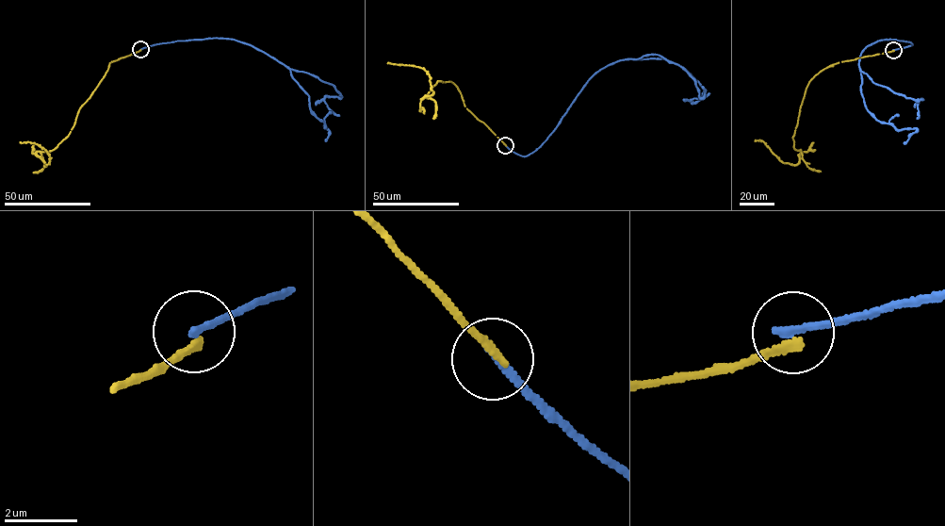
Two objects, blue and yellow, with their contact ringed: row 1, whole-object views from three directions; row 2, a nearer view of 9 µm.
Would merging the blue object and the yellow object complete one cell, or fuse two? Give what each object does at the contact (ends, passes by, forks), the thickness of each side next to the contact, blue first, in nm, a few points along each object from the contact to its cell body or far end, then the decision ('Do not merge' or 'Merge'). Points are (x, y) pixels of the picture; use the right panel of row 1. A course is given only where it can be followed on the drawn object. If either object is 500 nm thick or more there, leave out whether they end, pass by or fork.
At the ring blue ends. At the ring yellow ends. Thickness 240 nm (blue) against 220 nm. Course of blue: (893, 50), (913, 44), (891, 39), (867, 45), (859, 57), (860, 71), (894, 92), (922, 99), (917, 118). Course of yellow: (893, 50), (839, 62), (809, 82), (792, 138), (800, 150), (797, 164), (783, 163), (755, 140). Do not merge

